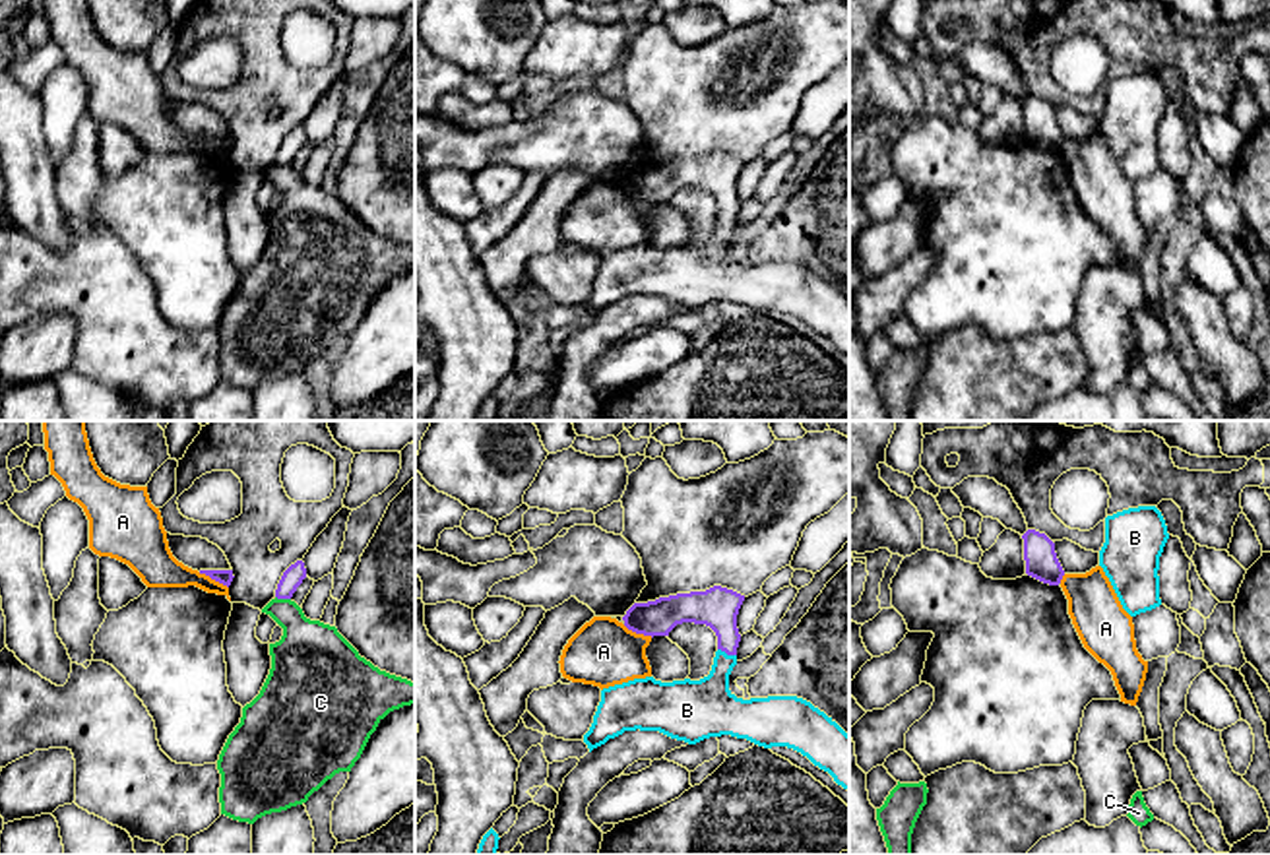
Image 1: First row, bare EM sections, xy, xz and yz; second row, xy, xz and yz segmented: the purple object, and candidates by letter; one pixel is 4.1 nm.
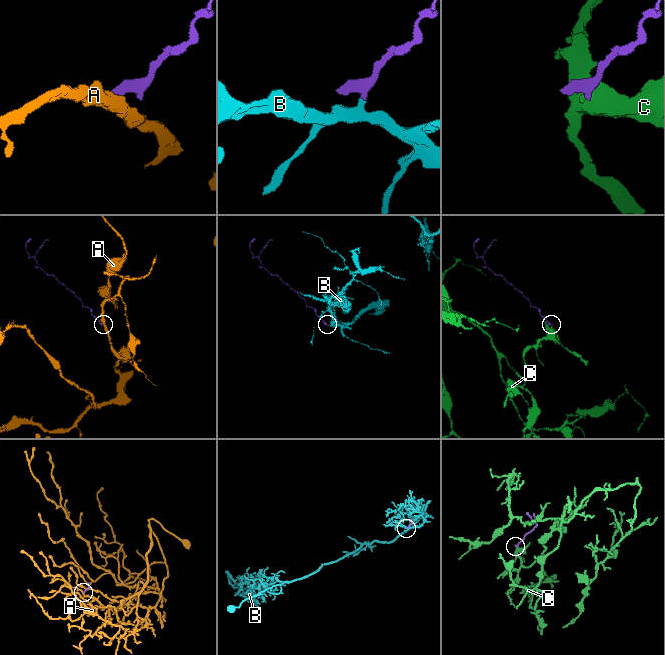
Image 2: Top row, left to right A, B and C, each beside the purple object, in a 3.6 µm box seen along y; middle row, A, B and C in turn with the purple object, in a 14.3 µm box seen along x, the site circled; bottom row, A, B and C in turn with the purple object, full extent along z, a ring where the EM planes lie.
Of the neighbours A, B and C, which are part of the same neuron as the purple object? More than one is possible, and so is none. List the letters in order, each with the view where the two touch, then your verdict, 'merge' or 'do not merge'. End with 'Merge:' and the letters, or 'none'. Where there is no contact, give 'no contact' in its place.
A: contact in xy; do not merge
B: contact in xz; merge
C: contact in xy; do not merge
Merge: B

